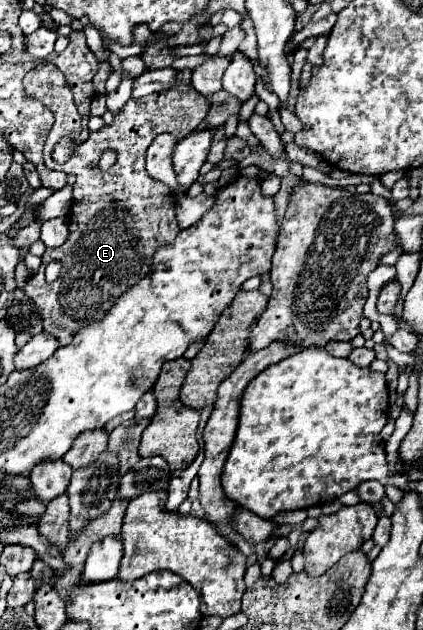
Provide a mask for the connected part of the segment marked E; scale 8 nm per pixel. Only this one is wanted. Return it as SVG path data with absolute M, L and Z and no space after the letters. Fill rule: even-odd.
M41 63L35 69L31 69L25 79L23 79L25 91L33 97L43 101L55 115L55 123L45 139L45 147L43 147L43 161L49 169L53 171L65 171L65 173L73 173L75 175L75 189L73 189L73 205L71 205L71 213L69 213L69 239L57 247L57 249L45 249L43 257L41 257L41 267L39 271L29 277L27 285L25 285L25 295L29 299L35 301L35 305L41 309L41 317L43 317L43 331L45 333L53 333L61 345L67 345L79 329L91 325L93 321L103 319L103 315L111 309L111 305L115 303L115 299L125 293L129 287L133 287L137 281L141 281L143 277L147 277L147 273L151 271L151 261L153 255L159 247L173 243L173 239L179 233L179 225L175 221L175 193L159 181L153 181L149 177L149 173L145 171L145 151L151 145L153 137L157 137L159 133L171 133L180 140L193 129L197 129L197 125L207 117L209 111L209 101L197 93L191 87L191 71L177 71L175 77L175 85L151 95L145 95L141 99L129 99L117 113L111 125L101 127L99 131L93 131L89 135L89 139L85 143L81 143L73 157L67 163L55 163L51 157L53 145L61 139L61 137L75 137L73 131L73 101L71 101L71 89L69 83L65 79L65 75L53 65L53 63ZM105 151L115 151L117 153L117 161L109 171L101 171L99 169L99 159ZM51 261L61 261L61 275L53 281L47 283L45 281L45 267Z

